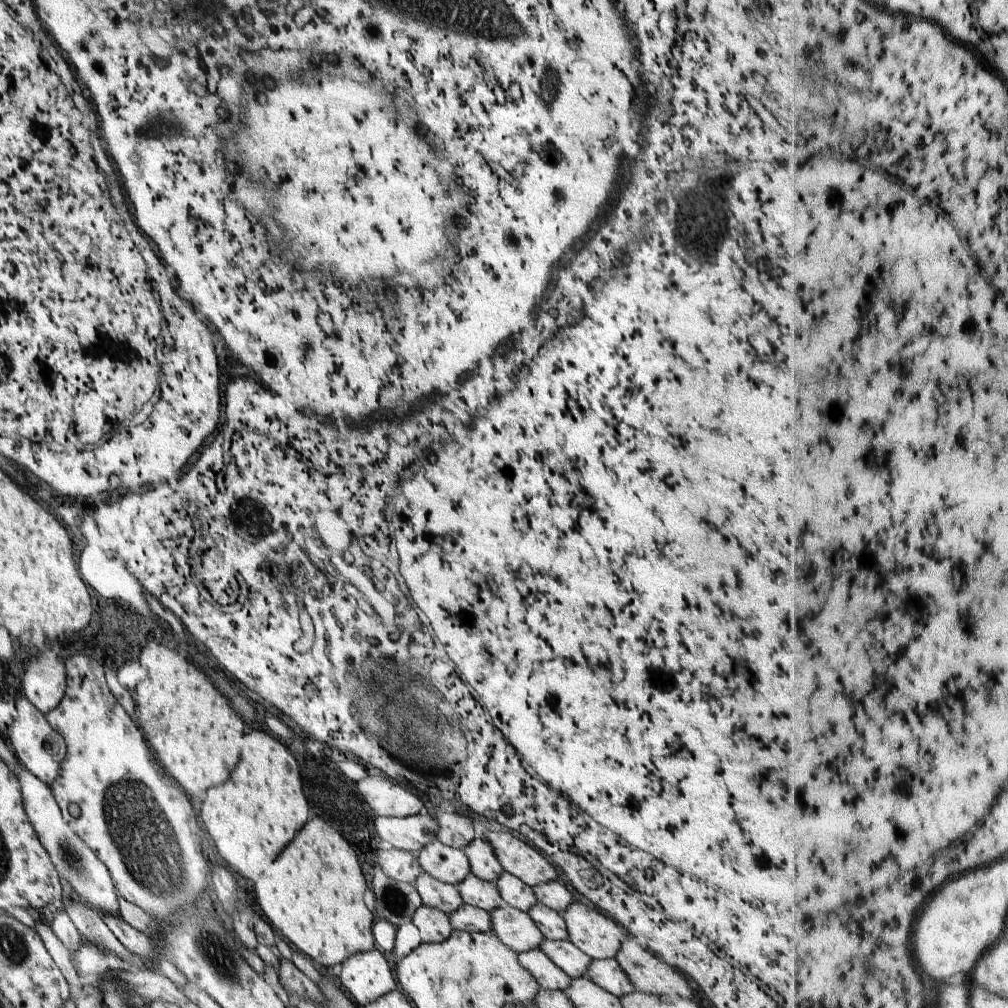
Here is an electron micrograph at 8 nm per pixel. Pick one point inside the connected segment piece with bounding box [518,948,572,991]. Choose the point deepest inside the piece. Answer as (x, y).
(551, 977)

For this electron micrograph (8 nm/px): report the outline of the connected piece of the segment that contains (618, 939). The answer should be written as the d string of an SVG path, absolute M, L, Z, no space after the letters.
M574 901L563 913L569 941L591 959L614 959L622 943L629 938L627 932L614 919L590 903Z

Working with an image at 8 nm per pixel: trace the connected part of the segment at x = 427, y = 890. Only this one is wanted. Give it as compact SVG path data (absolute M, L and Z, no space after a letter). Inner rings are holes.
M426 872L419 874L413 885L420 893L424 905L434 907L443 913L451 915L465 903L457 885L439 881Z

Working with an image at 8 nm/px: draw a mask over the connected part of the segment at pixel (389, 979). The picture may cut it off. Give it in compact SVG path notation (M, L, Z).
M376 946L347 958L342 963L339 978L346 992L360 1007L396 988L385 954Z

